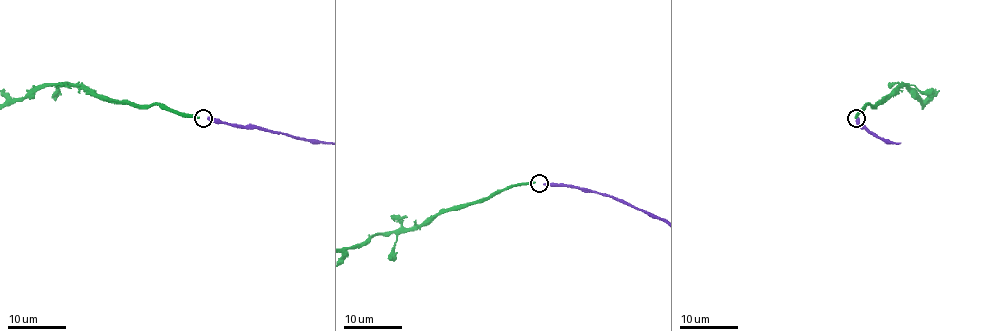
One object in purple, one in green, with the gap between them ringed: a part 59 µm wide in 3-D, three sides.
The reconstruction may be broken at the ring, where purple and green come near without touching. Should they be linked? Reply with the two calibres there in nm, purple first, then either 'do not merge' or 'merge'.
320 nm thick on the purple side, 320 nm on the other; merge

